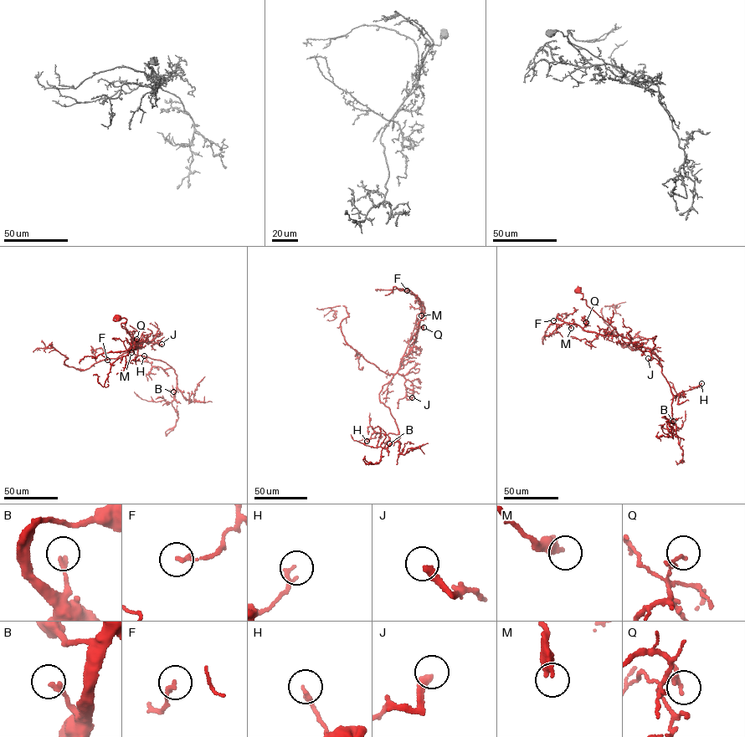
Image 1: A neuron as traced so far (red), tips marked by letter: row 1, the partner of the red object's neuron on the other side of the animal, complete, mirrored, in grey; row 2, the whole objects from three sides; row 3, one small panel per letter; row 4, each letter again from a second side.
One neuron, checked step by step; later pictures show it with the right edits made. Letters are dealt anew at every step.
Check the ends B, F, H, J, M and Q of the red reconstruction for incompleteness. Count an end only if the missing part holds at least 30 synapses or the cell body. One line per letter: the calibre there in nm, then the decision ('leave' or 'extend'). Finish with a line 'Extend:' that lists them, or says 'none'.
B: 200 nm | leave
F: 180 nm | leave
H: 180 nm | leave
J: 340 nm | leave
M: 360 nm | leave
Q: 180 nm | leave
Extend: none

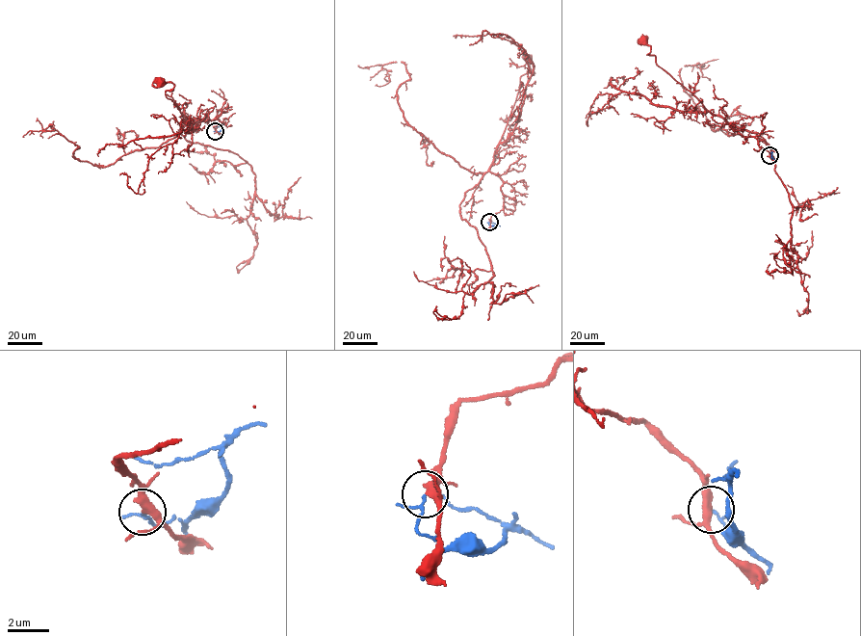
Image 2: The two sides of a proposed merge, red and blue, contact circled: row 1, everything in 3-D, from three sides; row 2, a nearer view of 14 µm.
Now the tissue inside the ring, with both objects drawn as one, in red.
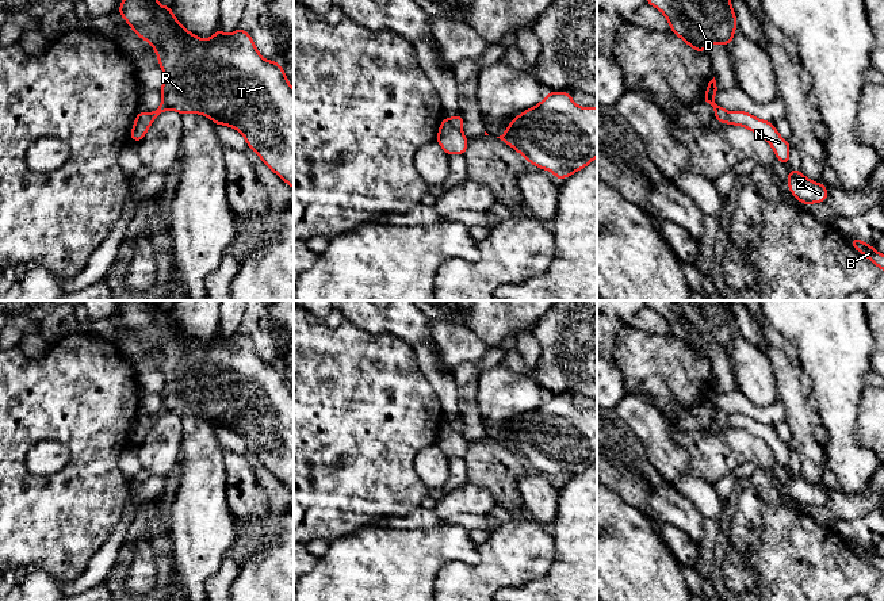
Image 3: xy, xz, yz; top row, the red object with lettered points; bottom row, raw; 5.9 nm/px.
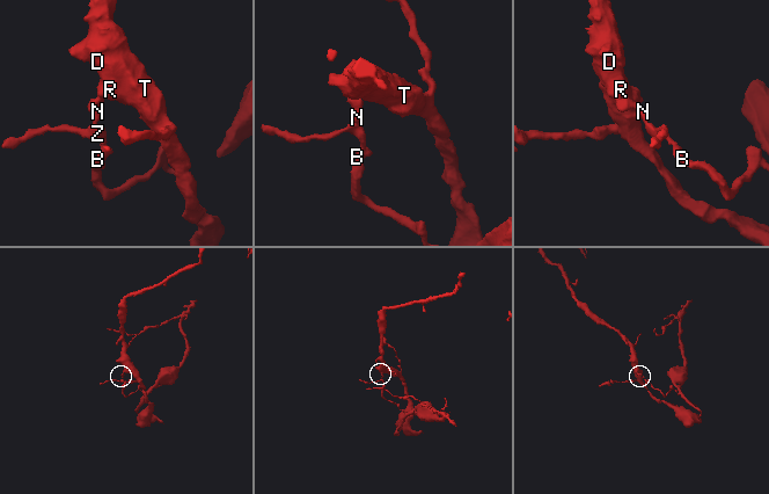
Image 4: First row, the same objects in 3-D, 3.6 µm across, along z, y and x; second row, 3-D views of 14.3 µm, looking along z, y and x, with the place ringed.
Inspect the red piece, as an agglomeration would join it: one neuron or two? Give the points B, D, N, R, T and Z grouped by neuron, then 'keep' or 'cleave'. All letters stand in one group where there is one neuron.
groups B N Z / D R T; cleave

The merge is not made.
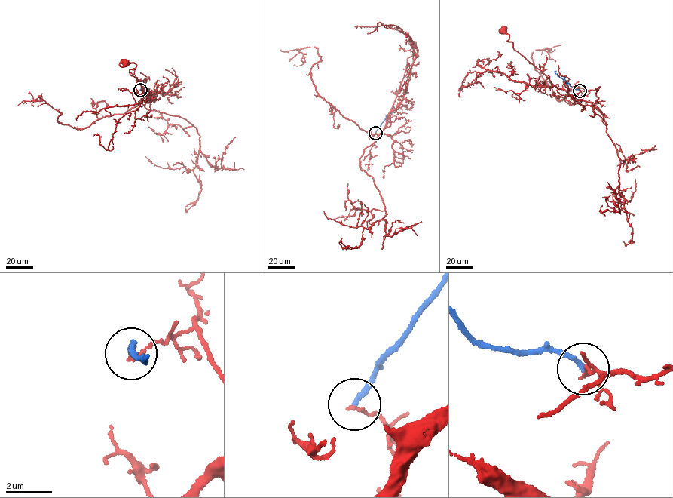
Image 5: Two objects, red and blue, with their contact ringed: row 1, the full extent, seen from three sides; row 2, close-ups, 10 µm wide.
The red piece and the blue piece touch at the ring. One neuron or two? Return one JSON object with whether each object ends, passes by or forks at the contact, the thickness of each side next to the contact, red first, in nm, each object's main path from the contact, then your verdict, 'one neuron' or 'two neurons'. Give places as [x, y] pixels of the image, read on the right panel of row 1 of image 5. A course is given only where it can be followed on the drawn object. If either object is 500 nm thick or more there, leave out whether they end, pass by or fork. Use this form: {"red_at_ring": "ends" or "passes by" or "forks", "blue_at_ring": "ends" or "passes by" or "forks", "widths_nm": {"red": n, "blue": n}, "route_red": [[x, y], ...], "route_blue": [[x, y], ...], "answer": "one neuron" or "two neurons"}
{"red_at_ring": "ends", "blue_at_ring": "ends", "widths_nm": {"red": 120, "blue": 220}, "route_red": [[580, 90], [572, 95], [557, 87], [542, 72], [515, 50], [512, 43], [507, 41], [509, 35], [502, 30]], "route_blue": [[580, 90], [564, 81], [555, 74], [556, 71]], "answer": "two neurons"}

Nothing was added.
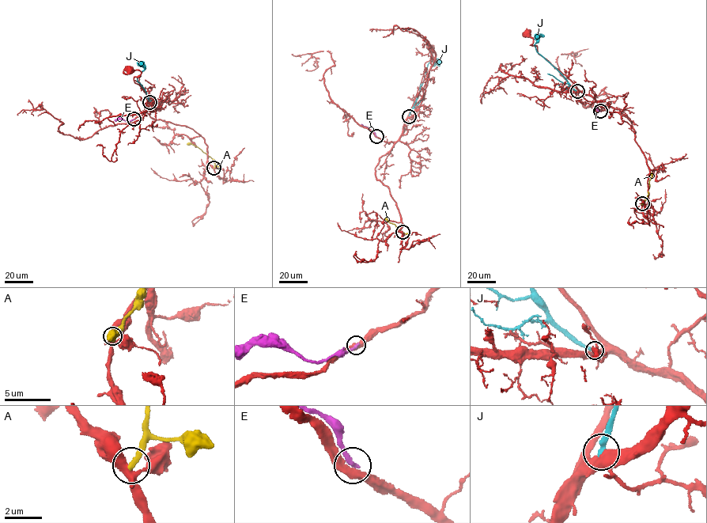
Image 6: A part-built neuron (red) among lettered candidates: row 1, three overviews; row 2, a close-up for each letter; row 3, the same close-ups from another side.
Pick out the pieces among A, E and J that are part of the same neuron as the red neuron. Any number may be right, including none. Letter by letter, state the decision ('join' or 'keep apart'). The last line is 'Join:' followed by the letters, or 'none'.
A: keep apart
E: keep apart
J: keep apart
Join: none

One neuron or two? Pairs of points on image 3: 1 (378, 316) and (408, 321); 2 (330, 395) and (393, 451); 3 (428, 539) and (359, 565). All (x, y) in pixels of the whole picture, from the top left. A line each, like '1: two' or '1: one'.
1: one
2: one
3: one

